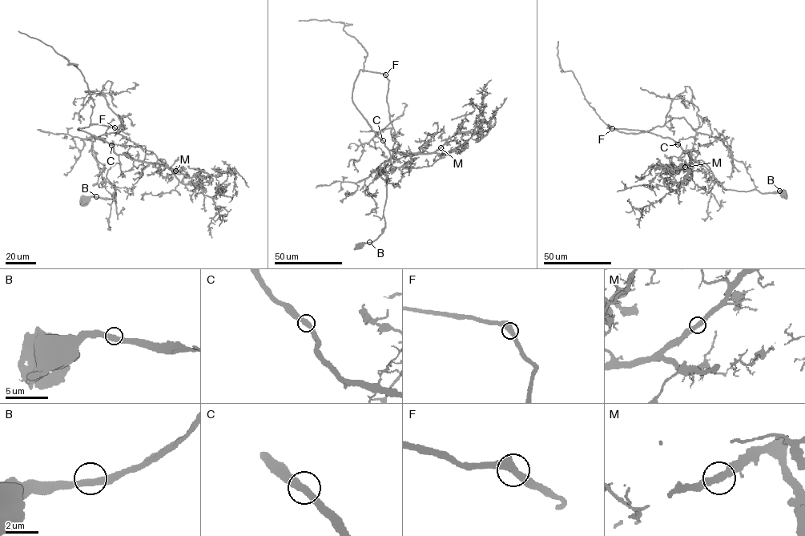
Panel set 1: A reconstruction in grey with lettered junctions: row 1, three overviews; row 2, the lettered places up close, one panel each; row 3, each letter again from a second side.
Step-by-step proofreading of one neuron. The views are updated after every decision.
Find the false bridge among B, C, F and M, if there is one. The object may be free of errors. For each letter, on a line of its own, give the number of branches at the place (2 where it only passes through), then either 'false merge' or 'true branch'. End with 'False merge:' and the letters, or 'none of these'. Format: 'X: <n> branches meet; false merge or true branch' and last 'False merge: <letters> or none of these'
B: 2 branches meet; true branch
C: 2 branches meet; true branch
F: 2 branches meet; true branch
M: 2 branches meet; true branch
False merge: none of these

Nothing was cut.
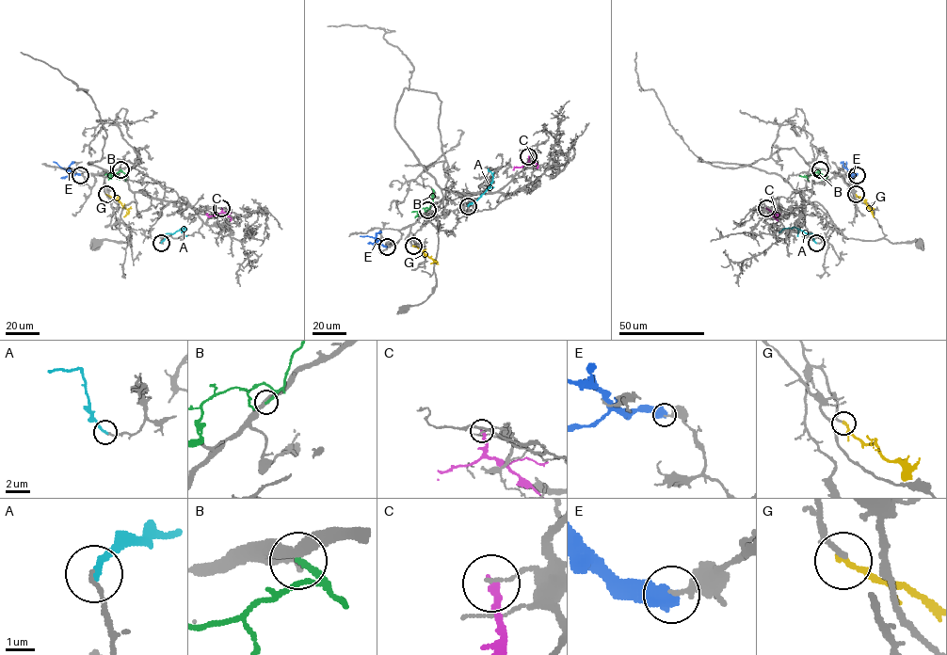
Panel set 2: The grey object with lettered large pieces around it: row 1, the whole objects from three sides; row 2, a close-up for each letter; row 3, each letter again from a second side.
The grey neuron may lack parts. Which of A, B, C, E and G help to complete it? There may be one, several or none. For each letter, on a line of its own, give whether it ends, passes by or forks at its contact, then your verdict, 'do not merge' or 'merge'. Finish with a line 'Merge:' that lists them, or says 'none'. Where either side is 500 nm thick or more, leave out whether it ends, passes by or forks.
A: it ends there; do not merge
B: it ends there; do not merge
C: it ends there; do not merge
E: do not merge
G: it ends there; merge
Merge: G

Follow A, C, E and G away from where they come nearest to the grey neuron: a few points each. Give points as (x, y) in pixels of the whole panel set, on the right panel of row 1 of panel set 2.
A: (815, 243), (811, 233), (794, 227), (778, 232)
C: (766, 208), (778, 216), (779, 213)
E: (856, 175), (847, 169), (846, 162)
G: (856, 194), (867, 204), (874, 216)

